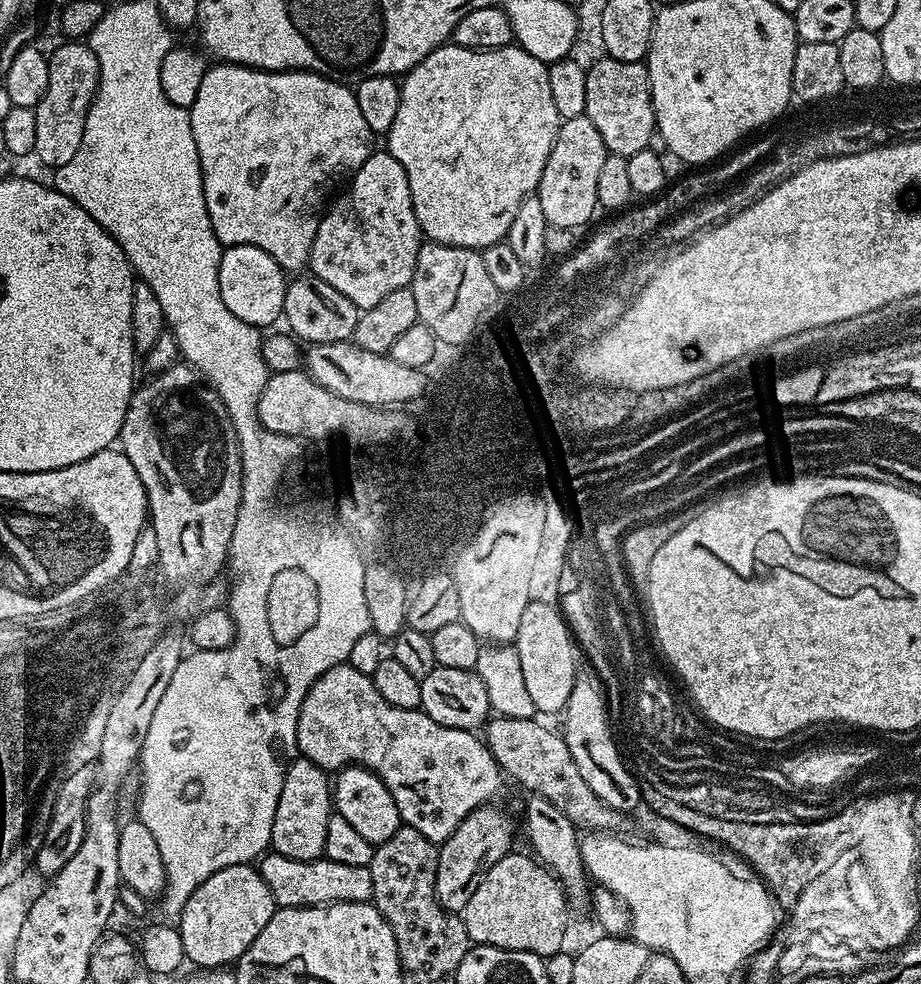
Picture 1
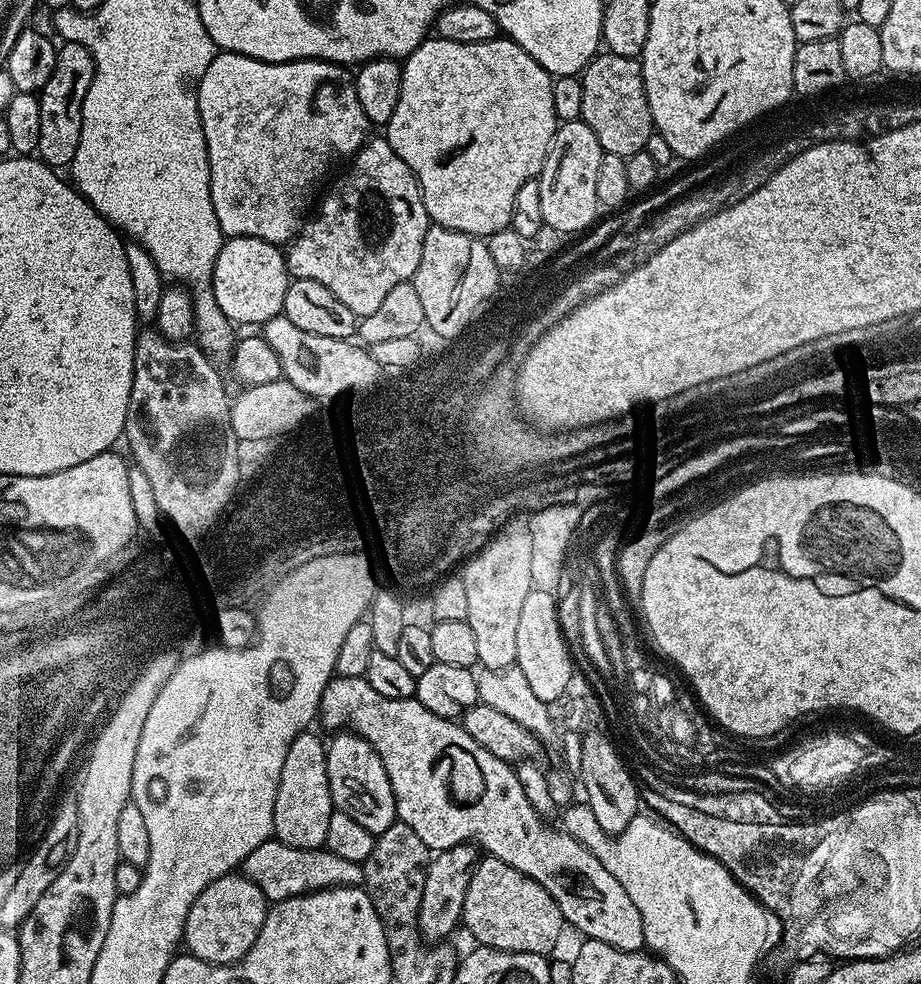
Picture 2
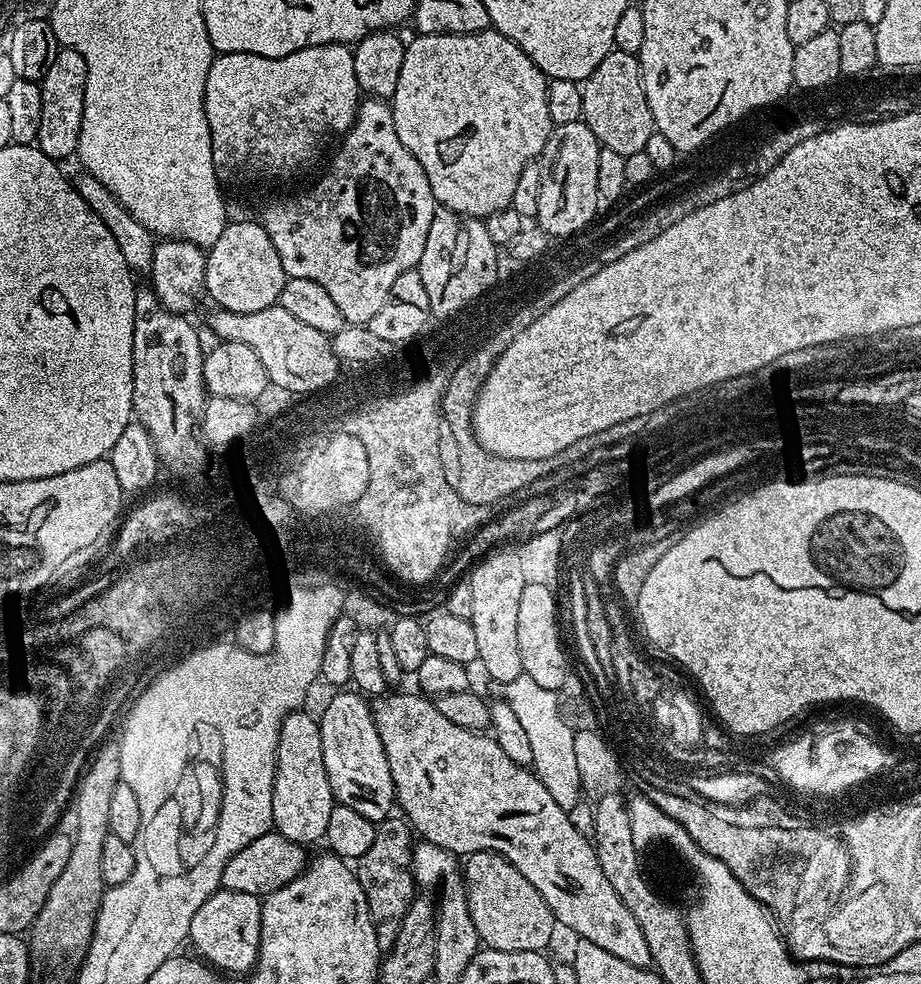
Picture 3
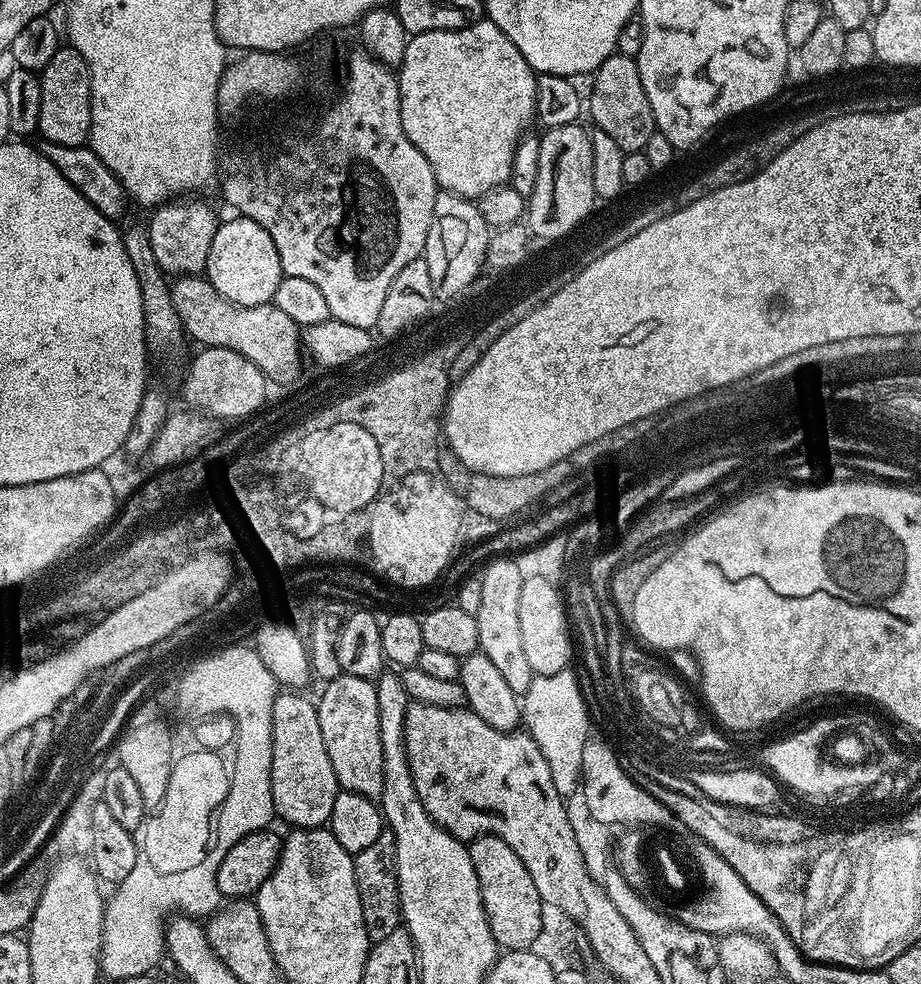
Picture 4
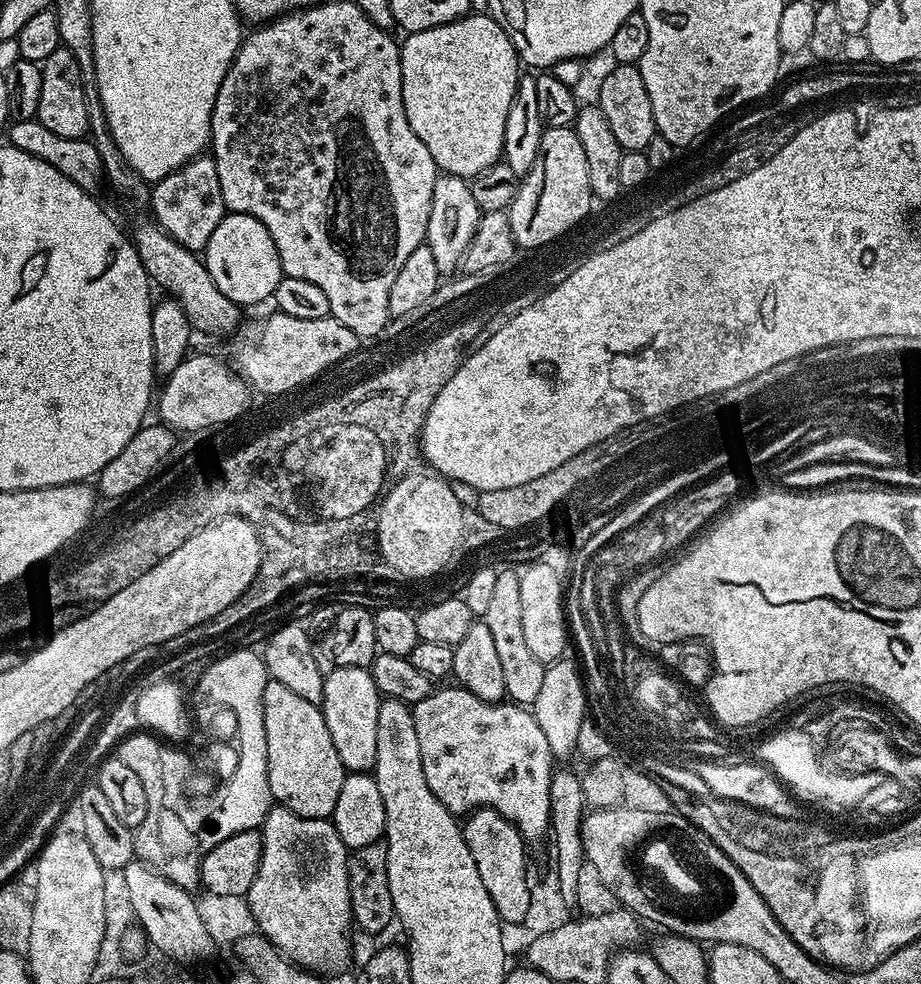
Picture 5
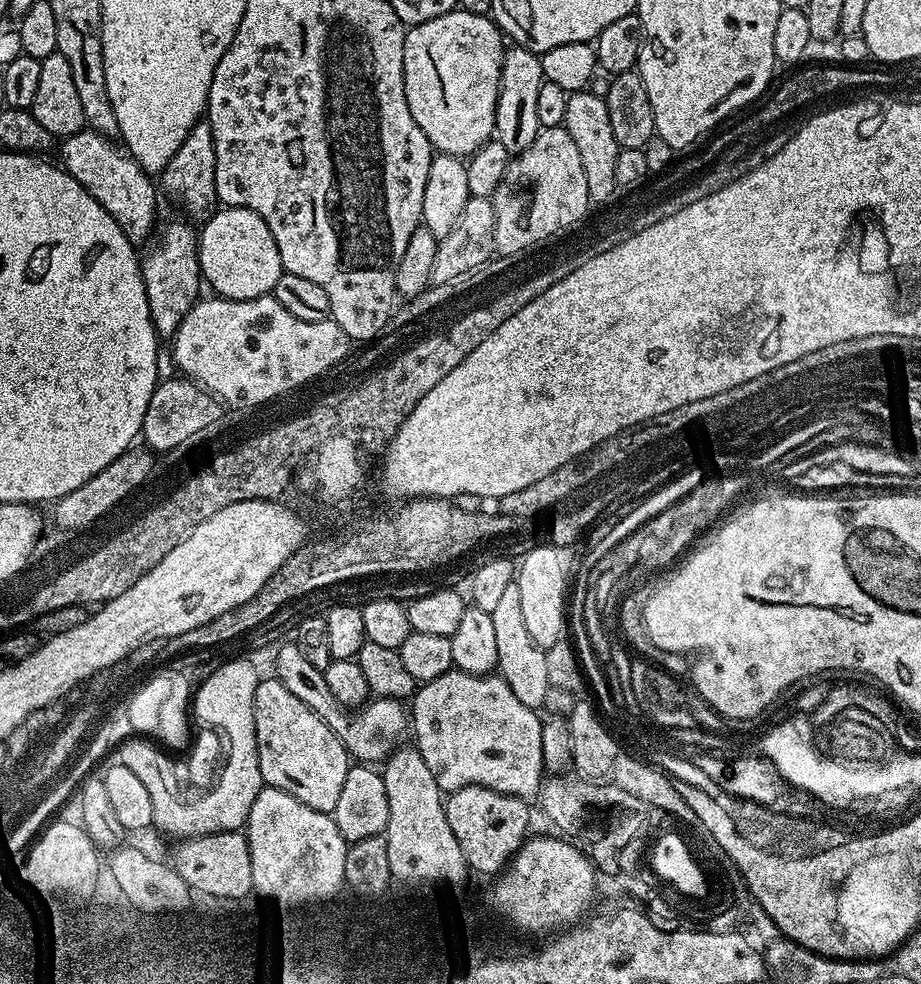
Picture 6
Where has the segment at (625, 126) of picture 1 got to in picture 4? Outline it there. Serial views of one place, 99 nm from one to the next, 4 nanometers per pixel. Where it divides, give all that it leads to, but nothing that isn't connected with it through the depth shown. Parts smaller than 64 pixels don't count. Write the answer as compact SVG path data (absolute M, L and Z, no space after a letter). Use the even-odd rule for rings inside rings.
M614 54L598 66L593 78L593 92L586 101L587 115L592 115L595 127L610 134L618 146L626 152L643 152L650 136L658 129L654 110L650 110L650 98L646 98L646 86L638 74L638 66L631 56Z

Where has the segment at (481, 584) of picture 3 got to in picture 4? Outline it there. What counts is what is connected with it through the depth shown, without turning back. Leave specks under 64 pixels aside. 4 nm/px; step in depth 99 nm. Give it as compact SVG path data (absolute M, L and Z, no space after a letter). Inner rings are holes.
M512 558L493 559L483 565L482 571L484 573L478 576L482 586L482 602L475 616L478 622L479 651L490 658L510 690L523 694L534 675L526 658L526 650L522 647L522 629L518 627L518 597L522 594L524 577L519 573L516 560Z

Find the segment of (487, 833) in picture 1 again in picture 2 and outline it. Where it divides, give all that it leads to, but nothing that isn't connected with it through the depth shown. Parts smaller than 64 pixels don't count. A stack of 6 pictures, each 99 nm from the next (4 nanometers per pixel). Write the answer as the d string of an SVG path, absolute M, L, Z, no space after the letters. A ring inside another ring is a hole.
M459 844L445 852L435 853L428 861L426 886L422 886L422 906L418 908L420 934L427 943L434 945L449 939L448 935L461 927L464 919L466 886L470 886L472 869L478 863L475 844Z

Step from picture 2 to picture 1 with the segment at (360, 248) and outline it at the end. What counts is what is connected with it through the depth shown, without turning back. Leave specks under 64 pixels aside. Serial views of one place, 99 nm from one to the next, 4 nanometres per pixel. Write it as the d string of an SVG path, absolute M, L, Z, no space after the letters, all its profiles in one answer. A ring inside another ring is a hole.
M376 150L357 172L350 177L348 189L331 201L330 207L320 217L318 234L310 250L308 268L311 275L322 278L334 290L346 294L350 302L361 310L378 306L386 294L411 285L412 275L418 262L418 250L422 243L422 233L418 218L414 214L414 202L410 198L410 182L406 170L386 150Z

